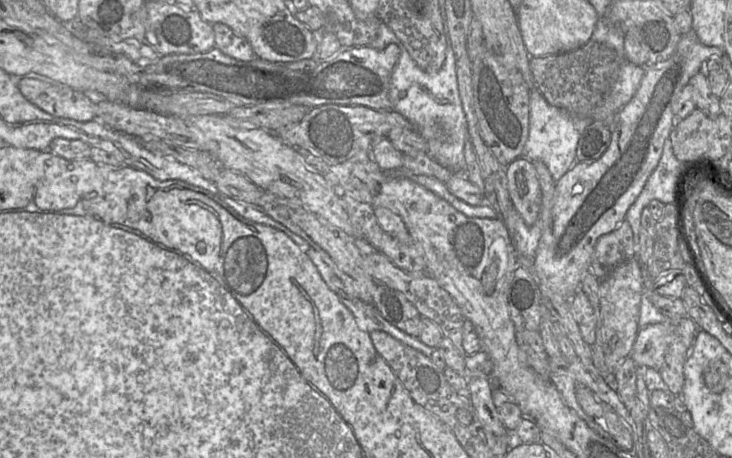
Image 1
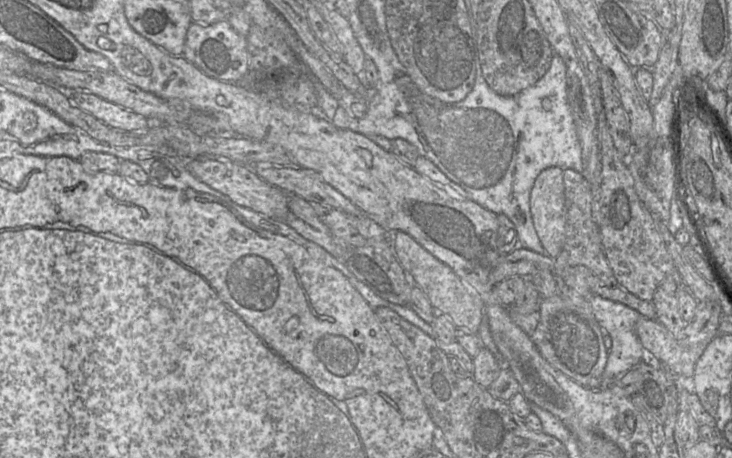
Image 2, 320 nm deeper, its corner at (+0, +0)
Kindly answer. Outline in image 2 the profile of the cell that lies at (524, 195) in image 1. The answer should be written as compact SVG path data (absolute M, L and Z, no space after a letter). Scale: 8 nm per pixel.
M549 167L537 176L530 193L530 211L545 254L552 259L557 258L562 250L566 231L566 203L562 168Z

